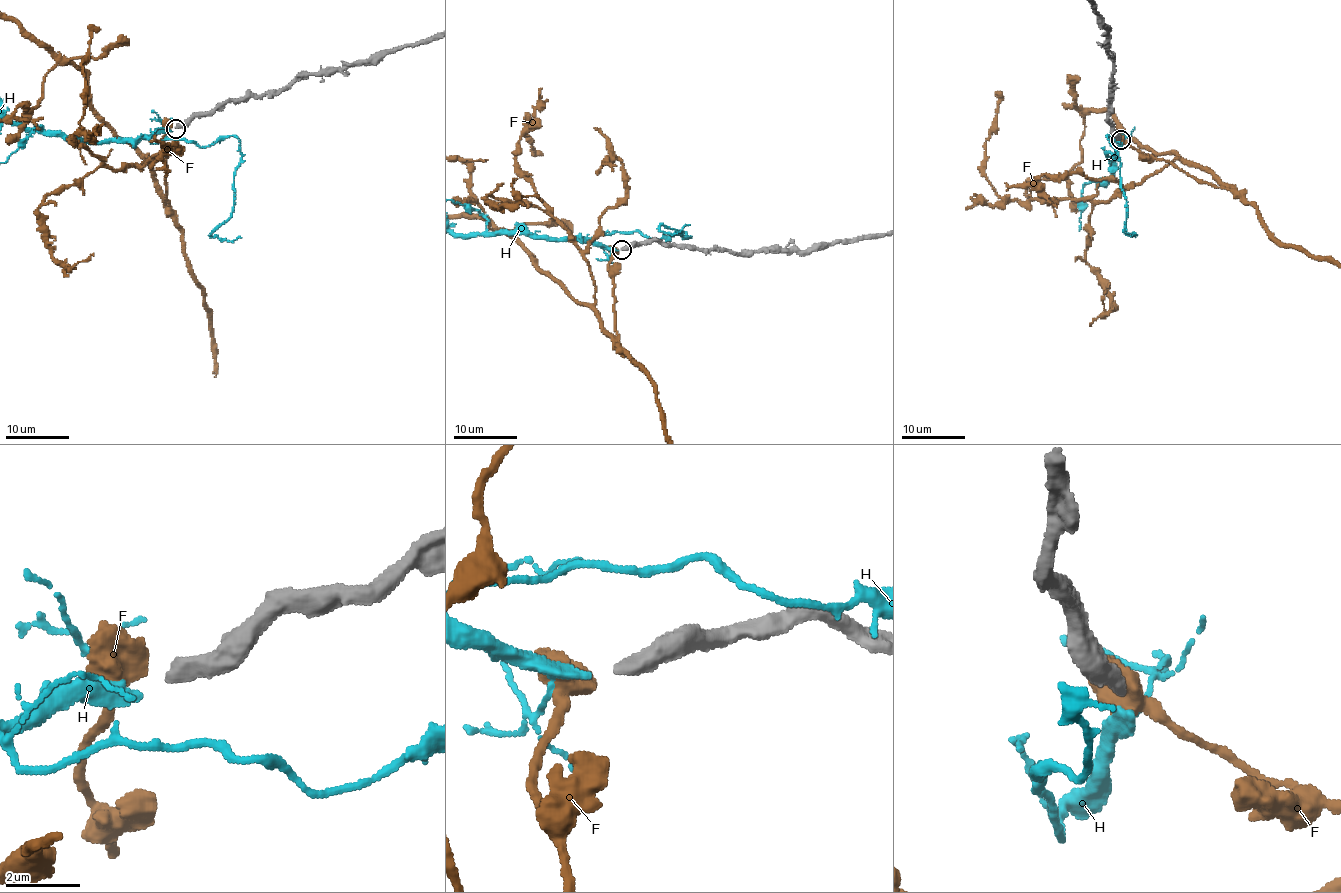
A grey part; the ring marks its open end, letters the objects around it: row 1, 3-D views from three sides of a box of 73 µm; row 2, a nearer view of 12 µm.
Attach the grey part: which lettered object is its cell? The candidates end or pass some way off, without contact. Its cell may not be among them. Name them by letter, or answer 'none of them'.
H

